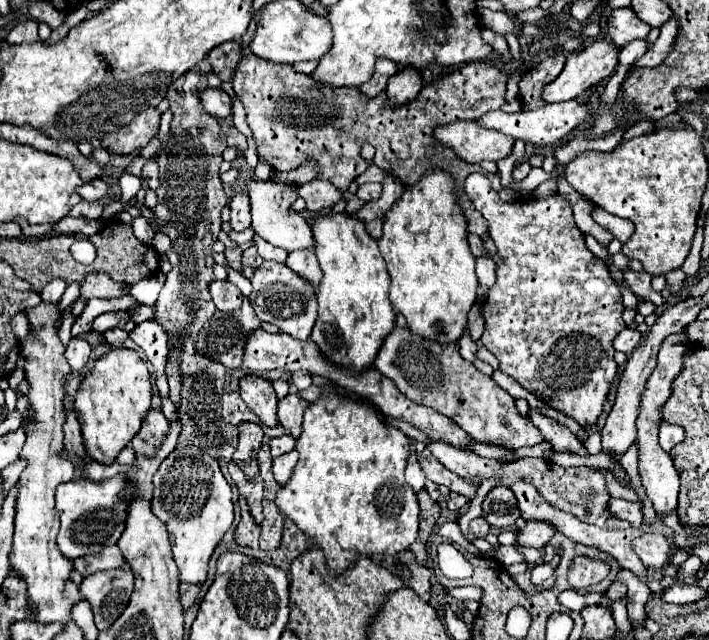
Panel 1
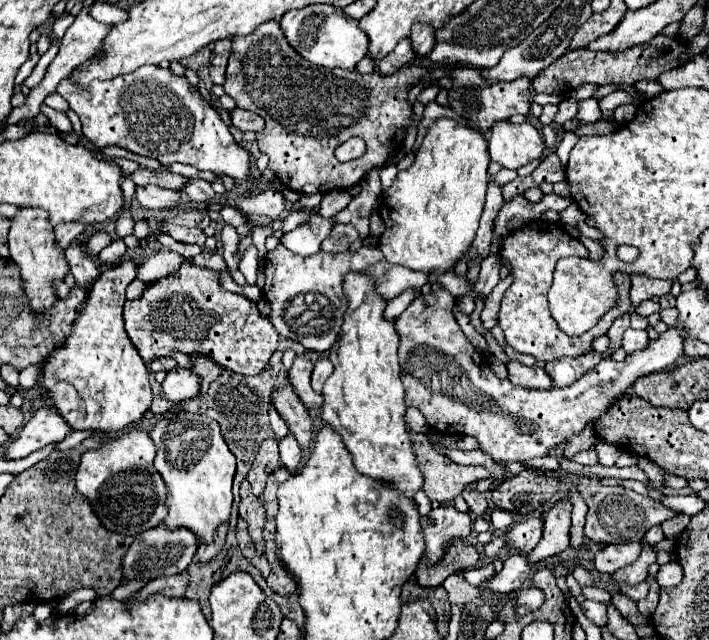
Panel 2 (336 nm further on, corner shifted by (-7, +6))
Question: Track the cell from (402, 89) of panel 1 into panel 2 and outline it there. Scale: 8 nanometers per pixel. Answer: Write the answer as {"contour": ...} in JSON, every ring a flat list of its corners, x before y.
{"contour":[[415,24,409,40,413,44,415,54,419,58,425,58,425,56,429,56,429,52,435,46,435,30,429,28,429,24]]}

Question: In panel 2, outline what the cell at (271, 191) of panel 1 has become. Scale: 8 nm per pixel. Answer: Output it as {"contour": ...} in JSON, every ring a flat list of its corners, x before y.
{"contour":[[145,66,115,80,93,82,89,88,77,88,65,78,57,92,81,118,83,134,95,148,119,146,133,154,155,158,165,166,173,162,191,164,199,170,239,180,255,194,257,180,251,170,249,152,235,142,219,112,201,98,187,78,175,76,171,70]]}

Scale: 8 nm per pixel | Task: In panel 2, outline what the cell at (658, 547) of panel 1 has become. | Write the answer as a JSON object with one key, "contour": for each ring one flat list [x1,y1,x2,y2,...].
{"contour":[[627,542,627,544,609,544,595,556,595,570,603,574,613,574,619,568,633,564,641,554,641,542]]}

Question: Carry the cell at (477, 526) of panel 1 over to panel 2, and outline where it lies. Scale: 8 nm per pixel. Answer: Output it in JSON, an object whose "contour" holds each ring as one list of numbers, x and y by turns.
{"contour":[[463,490,463,498,465,502,469,504,469,510,477,516,483,516,487,512,487,500,481,492,475,492,475,490]]}

